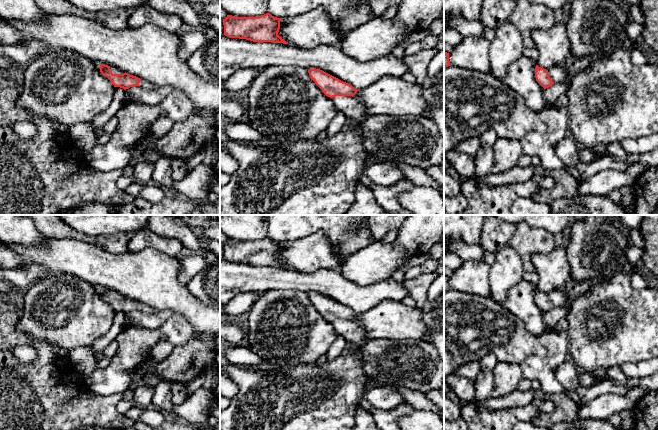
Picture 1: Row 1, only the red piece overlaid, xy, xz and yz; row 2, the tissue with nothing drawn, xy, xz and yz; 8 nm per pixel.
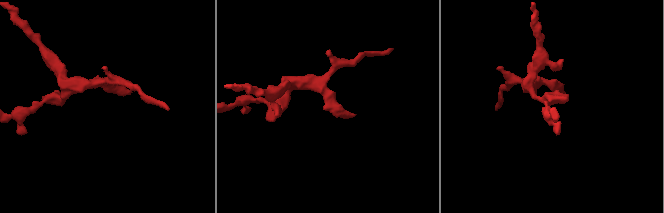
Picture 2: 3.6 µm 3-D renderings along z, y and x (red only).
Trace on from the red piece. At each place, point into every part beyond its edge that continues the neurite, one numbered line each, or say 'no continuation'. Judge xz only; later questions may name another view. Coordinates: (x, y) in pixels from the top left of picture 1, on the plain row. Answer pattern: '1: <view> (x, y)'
1: xz (354, 333)

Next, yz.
1: yz (558, 297)

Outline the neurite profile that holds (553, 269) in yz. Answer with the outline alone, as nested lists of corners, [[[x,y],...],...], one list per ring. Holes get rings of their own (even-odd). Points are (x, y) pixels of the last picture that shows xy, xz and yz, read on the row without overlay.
[[[556,248],[548,254],[535,254],[533,265],[538,275],[537,289],[546,294],[563,289],[570,277],[570,263],[565,248]]]

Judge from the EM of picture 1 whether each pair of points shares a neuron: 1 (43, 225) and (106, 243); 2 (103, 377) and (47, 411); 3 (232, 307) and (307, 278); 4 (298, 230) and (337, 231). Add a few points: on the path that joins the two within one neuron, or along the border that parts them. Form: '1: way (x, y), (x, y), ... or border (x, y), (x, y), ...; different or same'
1: way (59, 229), (90, 239); same
2: border (85, 383), (91, 391), (108, 395); different
3: border (262, 292), (242, 292), (235, 297); different
4: way (308, 225), (327, 225); same

